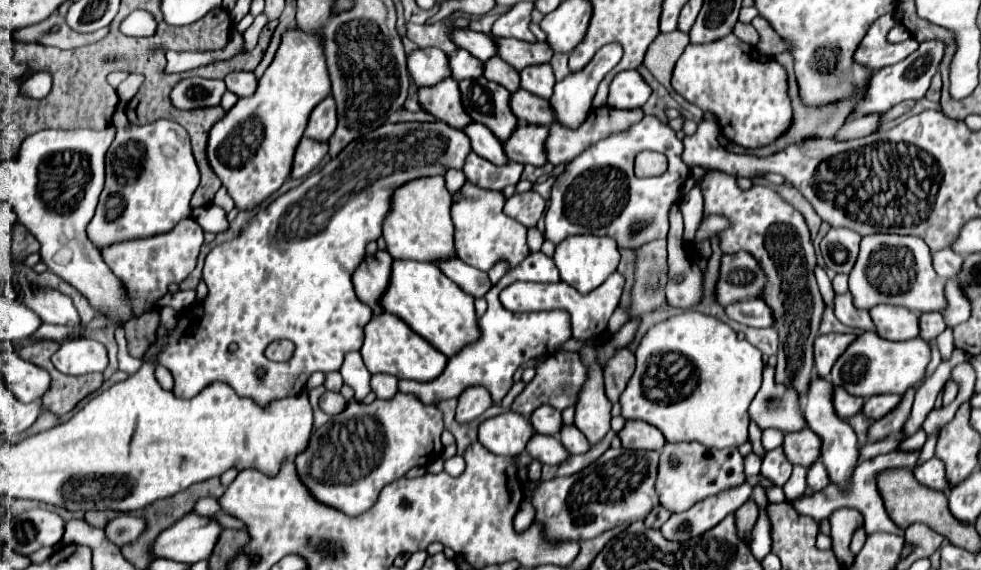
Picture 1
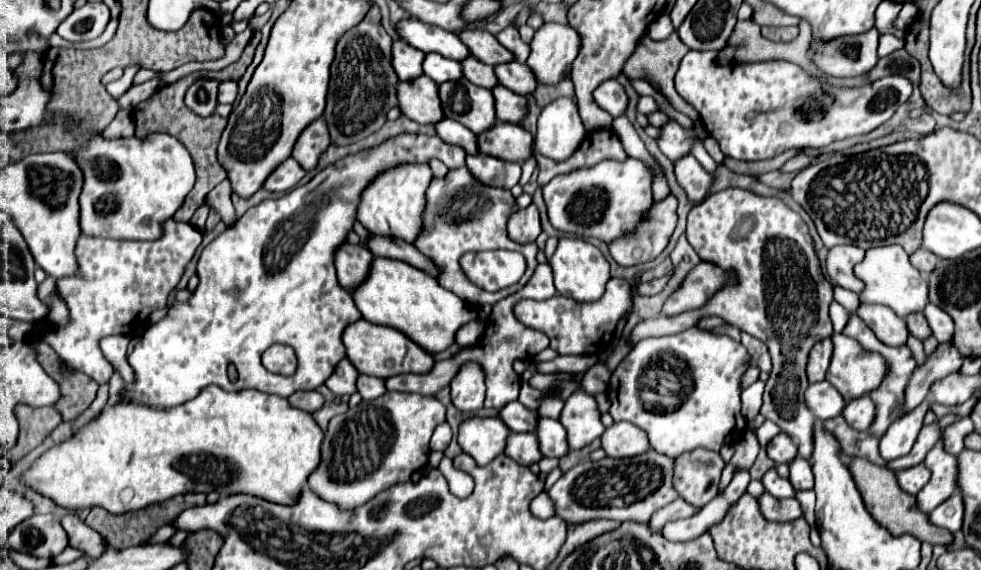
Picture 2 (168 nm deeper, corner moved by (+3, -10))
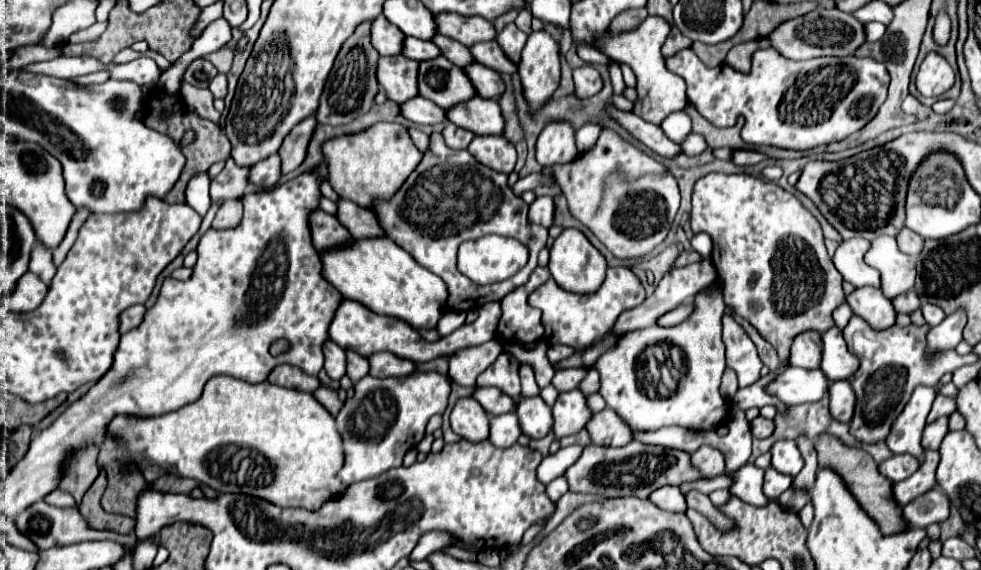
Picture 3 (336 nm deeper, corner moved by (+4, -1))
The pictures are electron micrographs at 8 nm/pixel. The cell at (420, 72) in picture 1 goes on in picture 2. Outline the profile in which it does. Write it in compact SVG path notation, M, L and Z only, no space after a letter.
M394 41L392 43L392 61L394 61L394 71L398 73L400 81L414 81L422 75L422 61L424 53L418 49L406 45L404 41Z

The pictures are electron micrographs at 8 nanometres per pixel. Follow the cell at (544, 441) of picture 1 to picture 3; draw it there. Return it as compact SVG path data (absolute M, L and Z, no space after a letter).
M507 412L507 414L491 418L491 422L489 422L489 440L495 446L507 448L507 446L515 444L519 436L521 436L521 430L519 430L515 412Z

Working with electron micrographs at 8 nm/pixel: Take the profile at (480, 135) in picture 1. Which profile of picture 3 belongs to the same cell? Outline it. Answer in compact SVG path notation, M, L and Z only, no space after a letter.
M415 96L407 102L401 104L401 114L415 122L415 124L437 124L437 122L447 122L445 120L445 110L439 108L437 104L421 98L421 96Z

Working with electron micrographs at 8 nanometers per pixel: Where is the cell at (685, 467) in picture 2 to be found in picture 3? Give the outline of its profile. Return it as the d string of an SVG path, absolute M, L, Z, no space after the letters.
M701 446L697 452L691 454L693 466L701 468L701 474L705 478L715 478L725 472L725 456L721 450L711 446Z

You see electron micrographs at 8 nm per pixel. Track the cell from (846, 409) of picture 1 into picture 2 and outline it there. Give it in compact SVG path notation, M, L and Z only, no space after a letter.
M828 381L812 383L810 389L806 391L806 403L820 421L828 421L842 415L846 407L842 395Z

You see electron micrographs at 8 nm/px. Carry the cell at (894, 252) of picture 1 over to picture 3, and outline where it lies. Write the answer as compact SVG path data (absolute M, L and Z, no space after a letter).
M893 236L875 238L871 242L871 250L865 254L865 262L881 272L881 290L889 300L913 288L917 274L915 262L897 248L897 240Z

